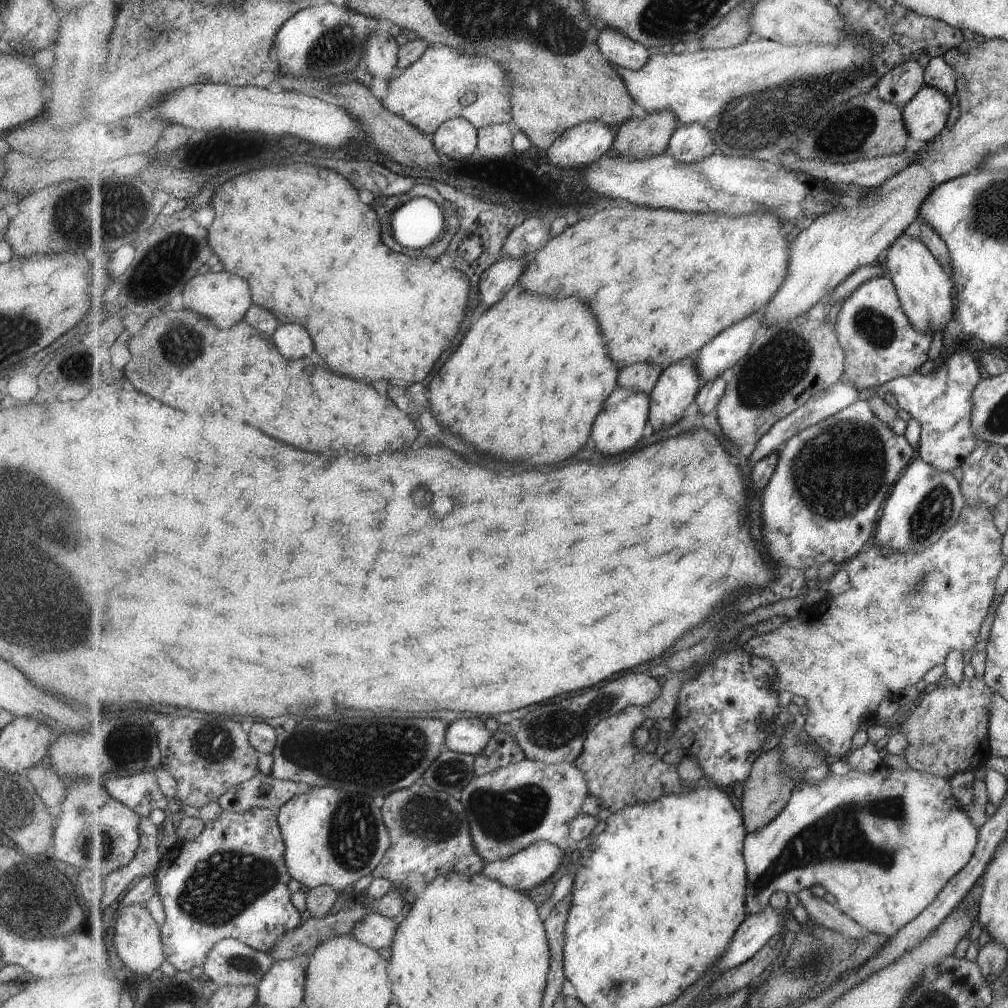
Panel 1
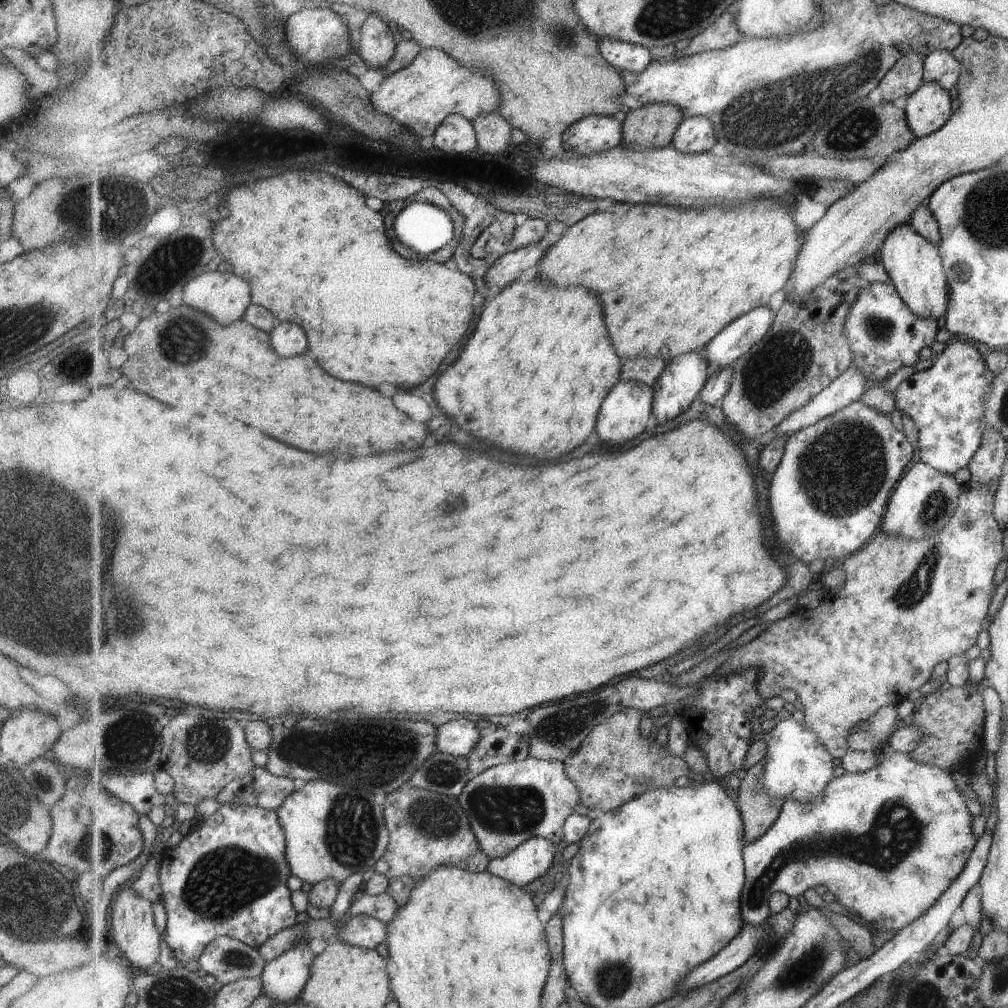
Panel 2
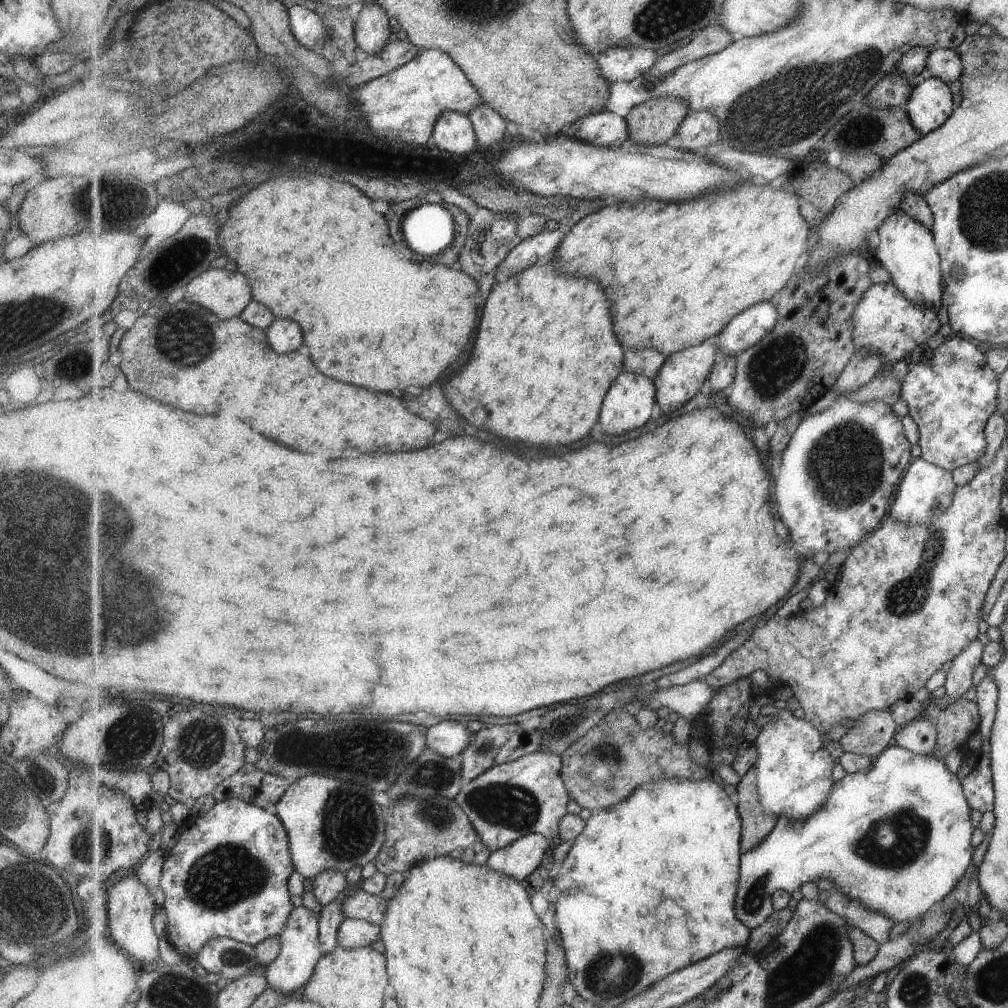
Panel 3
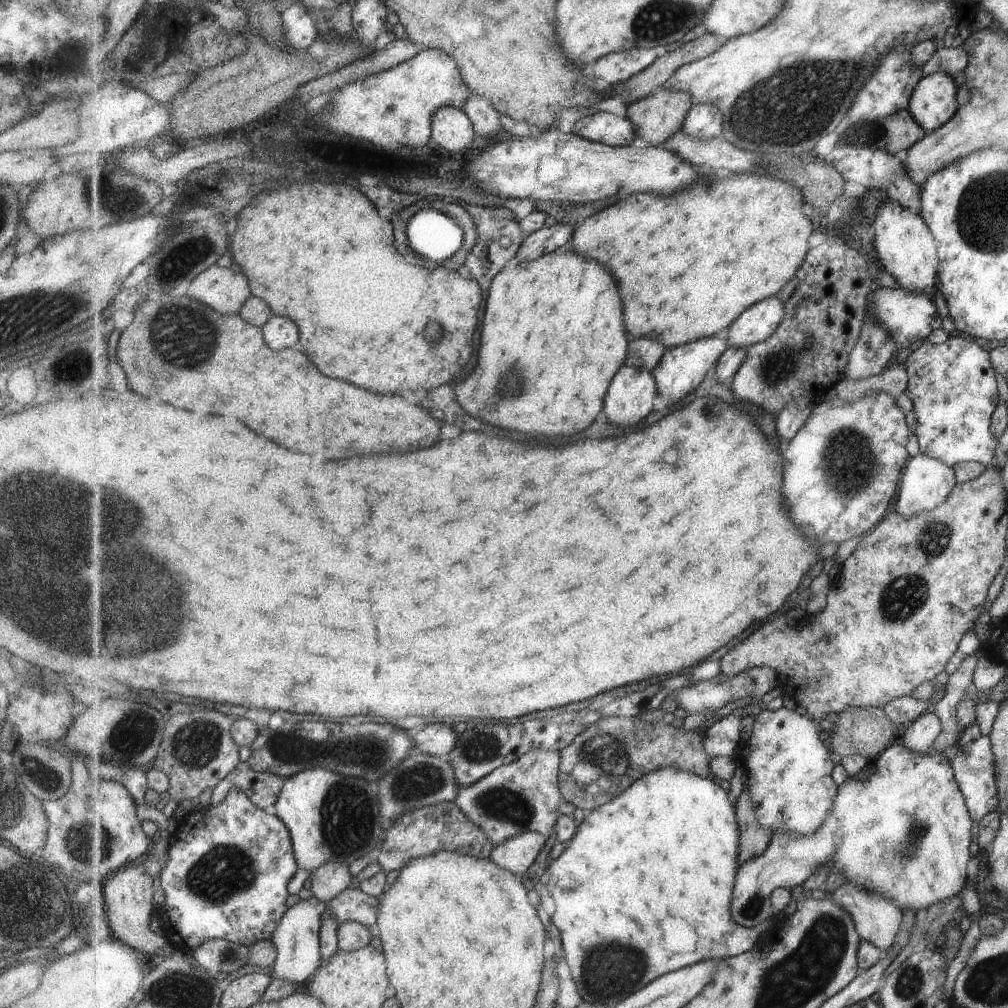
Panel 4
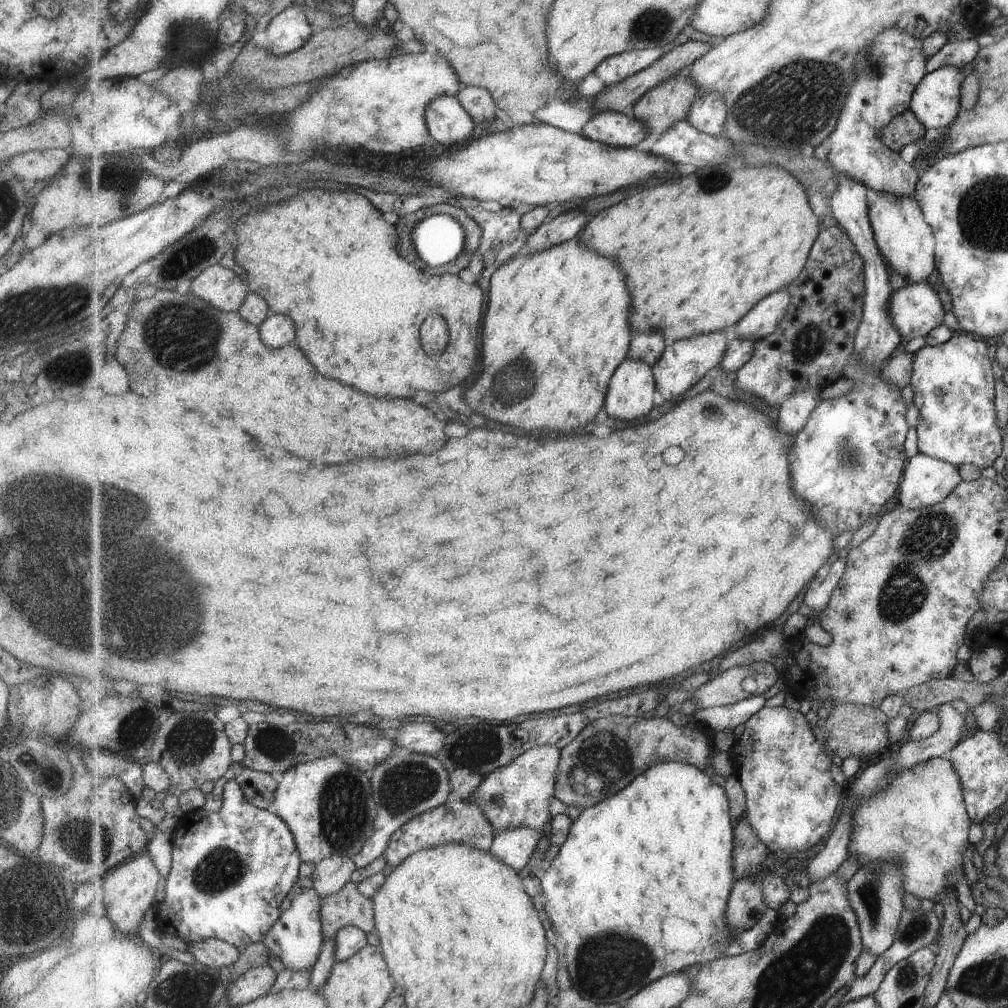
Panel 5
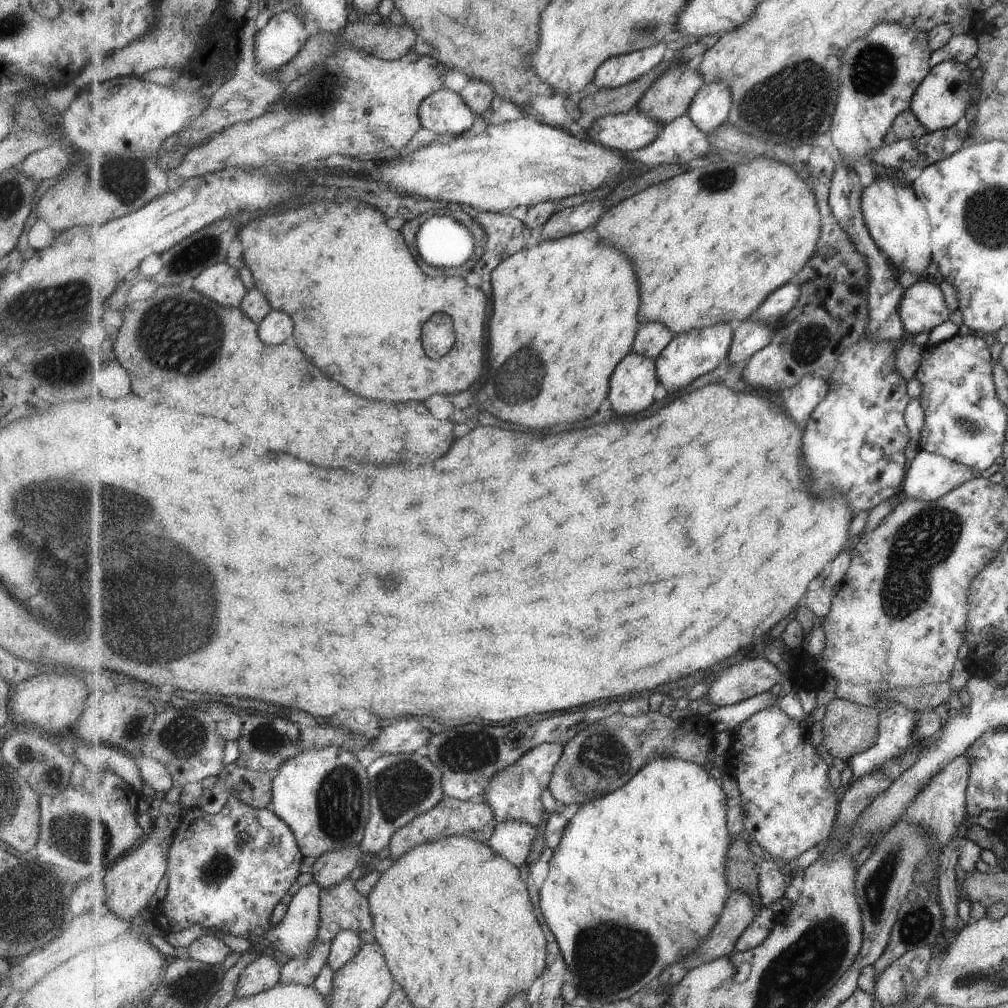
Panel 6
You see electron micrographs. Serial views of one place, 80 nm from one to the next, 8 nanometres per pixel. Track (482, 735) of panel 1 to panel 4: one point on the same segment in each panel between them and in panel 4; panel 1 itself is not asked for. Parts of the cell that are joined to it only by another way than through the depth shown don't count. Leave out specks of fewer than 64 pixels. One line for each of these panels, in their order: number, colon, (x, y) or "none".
2: (460, 737)
3: (450, 738)
4: (439, 739)

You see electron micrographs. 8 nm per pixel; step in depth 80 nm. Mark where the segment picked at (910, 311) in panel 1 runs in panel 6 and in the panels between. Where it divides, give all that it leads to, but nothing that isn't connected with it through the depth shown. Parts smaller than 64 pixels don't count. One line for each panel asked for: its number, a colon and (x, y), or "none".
2: (915, 267)
3: (907, 250)
4: (904, 246)
5: (903, 236)
6: (897, 219)

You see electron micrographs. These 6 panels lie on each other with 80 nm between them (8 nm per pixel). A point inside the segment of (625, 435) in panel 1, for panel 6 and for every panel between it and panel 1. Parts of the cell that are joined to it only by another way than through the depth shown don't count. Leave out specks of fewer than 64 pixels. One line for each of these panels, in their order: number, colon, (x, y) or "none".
2: (625, 414)
3: (629, 406)
4: (631, 396)
5: (632, 392)
6: (633, 385)

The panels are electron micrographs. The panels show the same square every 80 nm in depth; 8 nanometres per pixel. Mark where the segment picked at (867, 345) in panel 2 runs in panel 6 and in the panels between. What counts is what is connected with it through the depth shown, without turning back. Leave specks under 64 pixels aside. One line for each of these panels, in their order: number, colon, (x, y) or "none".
3: (886, 322)
4: (909, 316)
5: (914, 308)
6: (920, 307)

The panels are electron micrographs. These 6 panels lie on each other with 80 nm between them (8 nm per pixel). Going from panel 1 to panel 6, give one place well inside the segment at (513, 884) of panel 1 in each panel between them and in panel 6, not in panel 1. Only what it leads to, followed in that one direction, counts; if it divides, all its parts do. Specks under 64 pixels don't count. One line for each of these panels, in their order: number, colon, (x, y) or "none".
2: (533, 858)
3: (520, 859)
4: (518, 854)
5: (515, 847)
6: (513, 839)

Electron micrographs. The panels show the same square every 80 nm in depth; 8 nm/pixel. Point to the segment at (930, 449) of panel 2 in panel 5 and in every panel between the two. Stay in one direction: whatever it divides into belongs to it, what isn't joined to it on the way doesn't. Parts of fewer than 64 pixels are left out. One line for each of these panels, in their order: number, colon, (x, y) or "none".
3: (950, 391)
4: (951, 385)
5: (952, 386)

